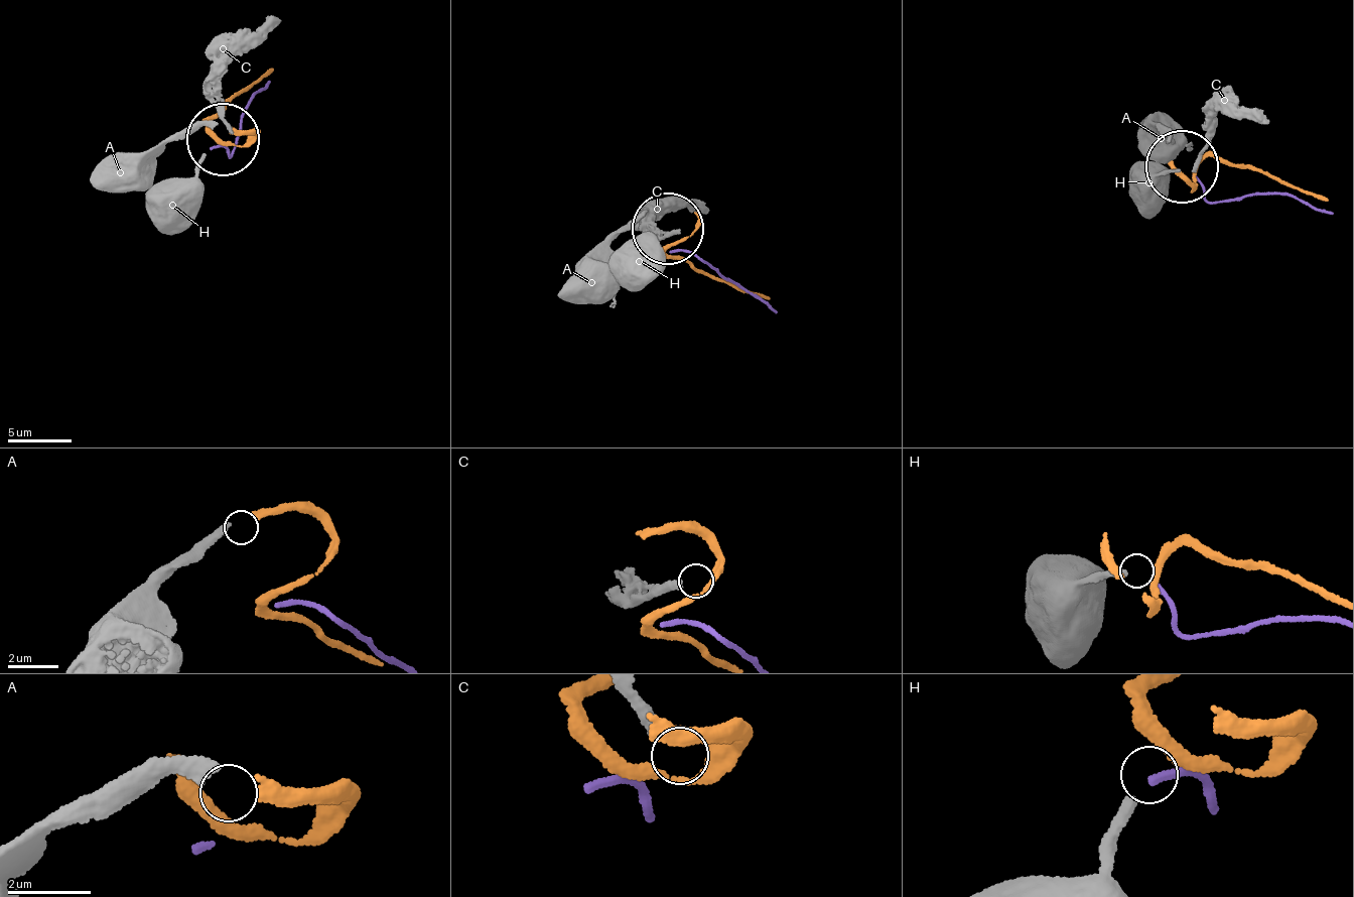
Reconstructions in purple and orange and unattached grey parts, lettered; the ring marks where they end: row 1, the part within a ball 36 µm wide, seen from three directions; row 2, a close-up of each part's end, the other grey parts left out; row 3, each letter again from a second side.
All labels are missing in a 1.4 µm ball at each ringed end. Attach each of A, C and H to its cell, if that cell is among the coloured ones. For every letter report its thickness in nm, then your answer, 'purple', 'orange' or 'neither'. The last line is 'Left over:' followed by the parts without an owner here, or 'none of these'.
A: calibre 320 nm; orange
C: calibre 320 nm; neither
H: calibre 260 nm; neither
Left over: C, H

